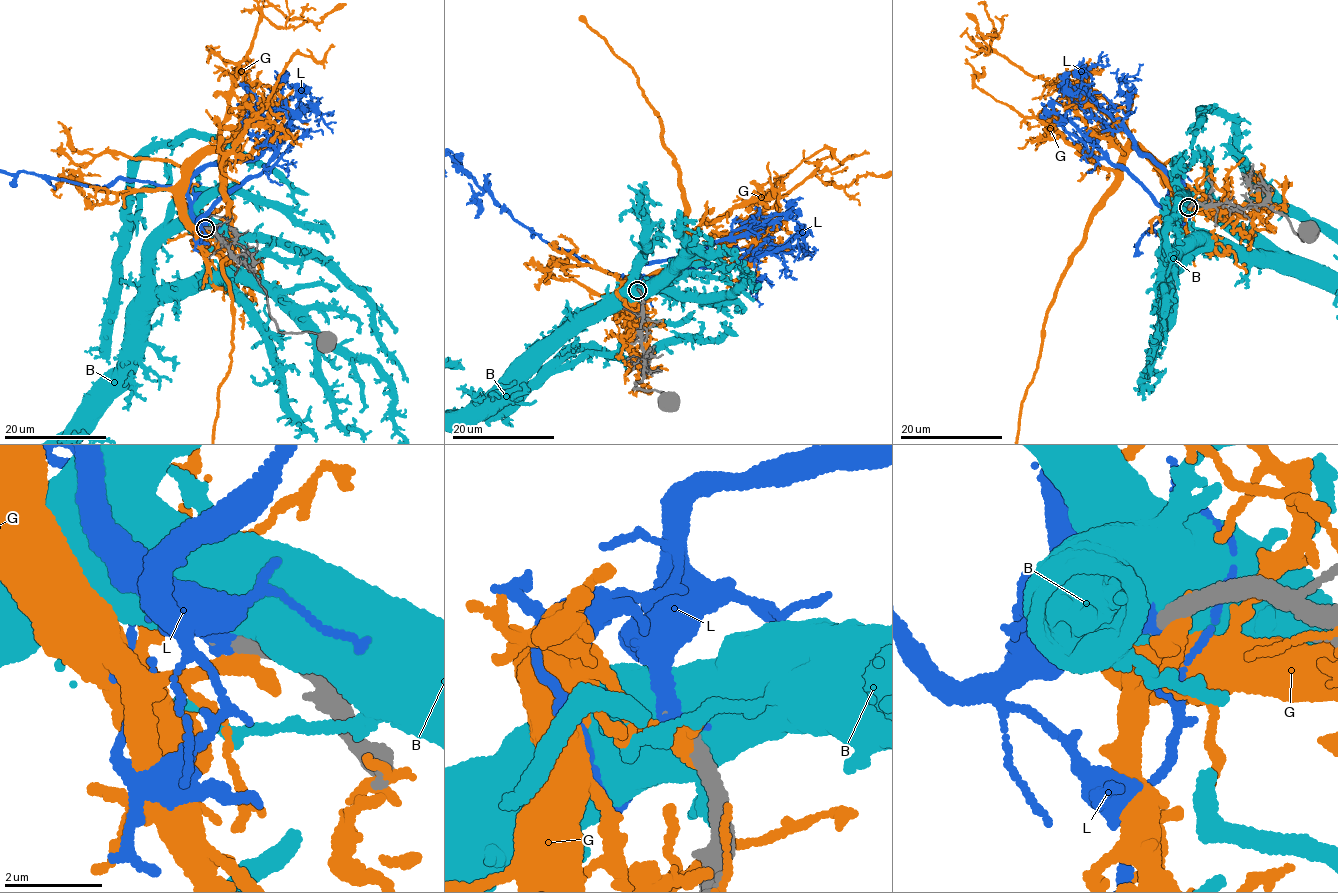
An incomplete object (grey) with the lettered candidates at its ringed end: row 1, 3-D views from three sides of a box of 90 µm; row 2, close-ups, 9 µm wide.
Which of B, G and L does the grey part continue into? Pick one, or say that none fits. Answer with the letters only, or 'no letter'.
L

